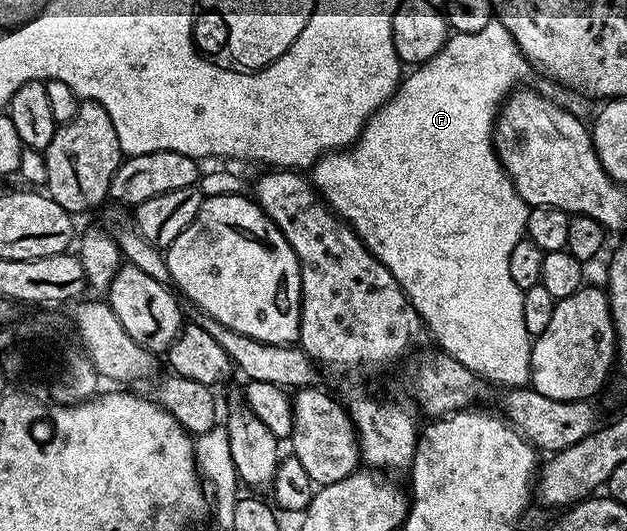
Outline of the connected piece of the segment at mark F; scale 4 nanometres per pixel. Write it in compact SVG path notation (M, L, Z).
M493 20L490 24L486 24L486 28L482 28L482 32L474 32L473 34L458 34L453 33L449 37L448 42L444 45L438 53L435 54L430 60L426 60L421 66L415 67L411 71L412 75L405 77L401 81L400 86L396 89L396 94L391 98L386 105L382 107L378 112L374 112L370 116L370 120L364 126L364 131L360 133L360 139L353 142L351 146L335 151L331 154L325 154L315 166L310 170L310 181L313 186L316 187L321 198L327 202L328 207L331 208L332 213L340 217L343 222L348 223L348 227L353 230L358 237L362 240L362 244L366 244L368 251L382 264L386 264L386 268L390 268L390 276L394 276L394 280L398 280L398 284L404 290L404 295L408 297L408 302L418 312L418 316L424 322L427 333L436 337L436 342L441 351L450 355L454 360L458 360L458 364L462 364L466 368L470 368L470 372L474 372L478 377L483 378L485 383L492 384L497 382L500 388L511 388L514 386L526 386L529 385L532 373L530 372L530 356L532 355L532 344L534 341L533 335L526 332L526 324L522 320L522 296L524 291L518 288L518 284L514 284L514 280L510 276L510 252L514 252L514 244L518 244L520 239L525 237L526 234L526 220L528 219L528 212L530 207L522 200L522 196L518 196L518 192L514 188L514 184L508 178L508 174L505 172L503 166L500 165L500 161L496 158L496 152L492 149L492 135L494 133L494 127L496 125L496 116L501 106L504 105L509 94L513 90L517 89L530 75L530 67L526 56L518 48L518 44L514 40L514 36L510 36L510 32L506 32L506 28L501 22Z

